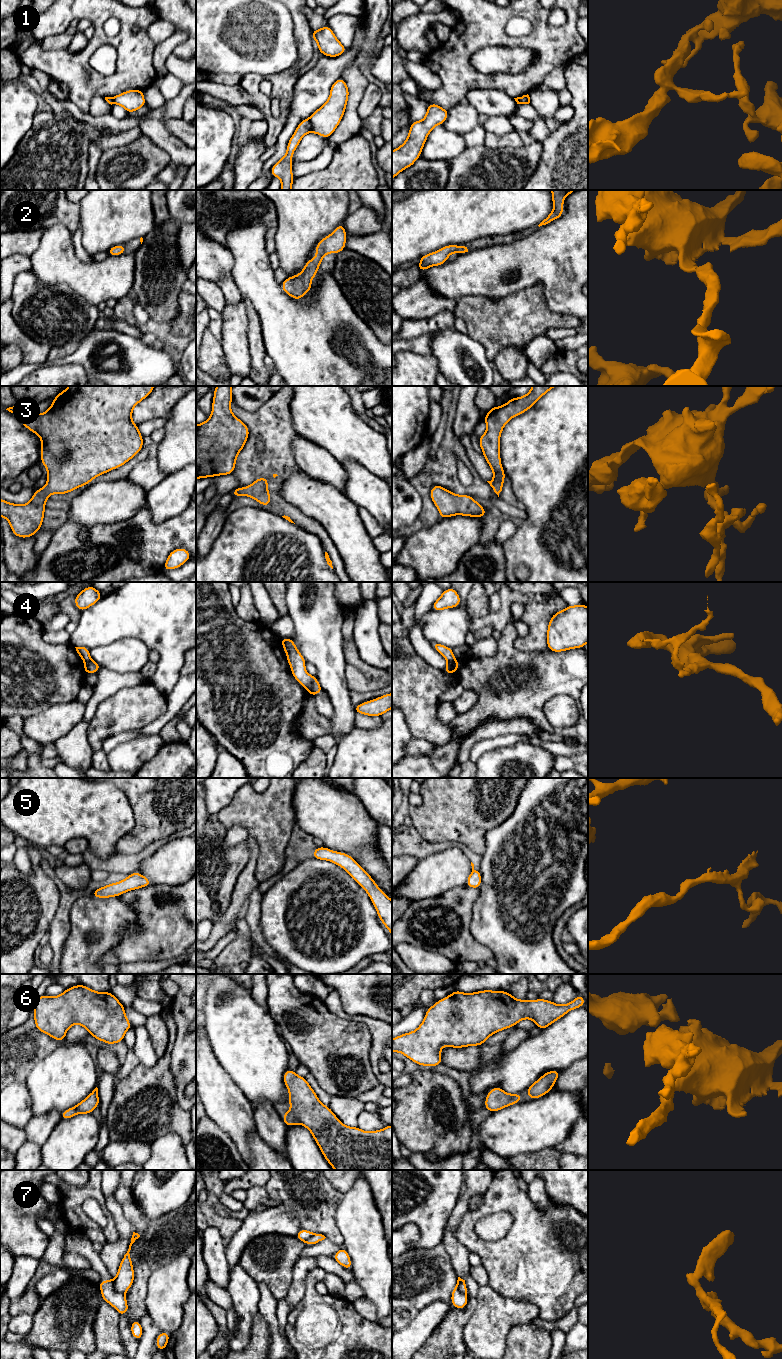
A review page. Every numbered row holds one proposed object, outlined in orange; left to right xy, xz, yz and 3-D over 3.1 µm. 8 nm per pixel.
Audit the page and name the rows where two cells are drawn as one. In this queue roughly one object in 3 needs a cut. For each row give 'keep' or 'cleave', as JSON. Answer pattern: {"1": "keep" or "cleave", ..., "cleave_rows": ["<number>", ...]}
{"1": "cleave", "2": "keep", "3": "keep", "4": "cleave", "5": "keep", "6": "keep", "7": "cleave", "cleave_rows": ["1", "4", "7"]}

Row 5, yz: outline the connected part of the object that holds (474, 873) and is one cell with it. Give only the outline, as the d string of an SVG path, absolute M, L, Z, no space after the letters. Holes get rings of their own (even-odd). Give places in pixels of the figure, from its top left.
M471 862L472 871L467 879L466 886L479 889L481 887L481 873L480 870L474 869L474 864Z

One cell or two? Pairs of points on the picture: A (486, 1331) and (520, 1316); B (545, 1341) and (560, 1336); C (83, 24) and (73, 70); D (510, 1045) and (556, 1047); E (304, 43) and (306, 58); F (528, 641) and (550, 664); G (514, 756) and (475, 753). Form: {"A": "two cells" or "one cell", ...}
{"A": "one cell", "B": "two cells", "C": "two cells", "D": "two cells", "E": "one cell", "F": "two cells", "G": "two cells"}

